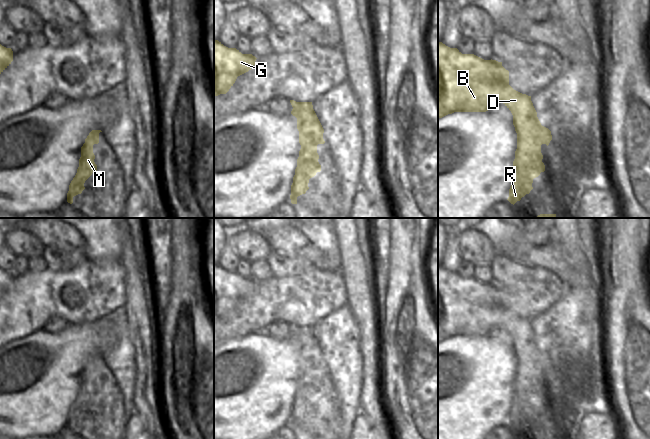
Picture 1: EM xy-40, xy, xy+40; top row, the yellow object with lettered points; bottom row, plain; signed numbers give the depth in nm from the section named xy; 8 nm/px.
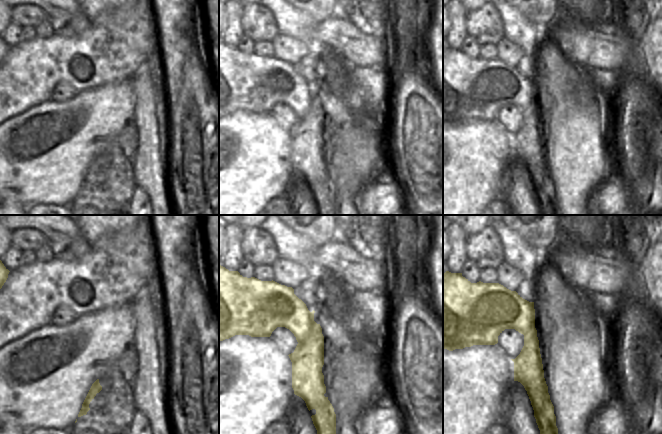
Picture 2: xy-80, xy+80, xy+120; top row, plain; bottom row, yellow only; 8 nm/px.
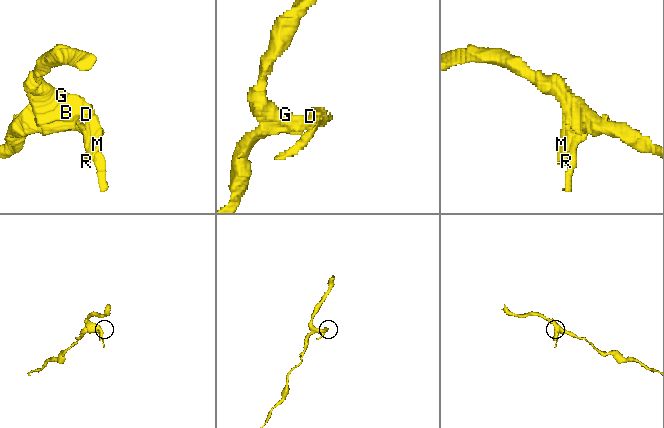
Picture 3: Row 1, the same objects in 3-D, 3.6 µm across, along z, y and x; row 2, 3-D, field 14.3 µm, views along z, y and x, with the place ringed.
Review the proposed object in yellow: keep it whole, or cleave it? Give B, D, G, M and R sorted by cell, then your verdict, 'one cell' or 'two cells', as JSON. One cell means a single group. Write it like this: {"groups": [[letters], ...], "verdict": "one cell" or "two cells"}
{"groups": [["B", "D", "G"], ["M", "R"]], "verdict": "two cells"}

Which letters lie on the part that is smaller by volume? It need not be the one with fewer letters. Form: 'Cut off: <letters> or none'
Cut off: M, R.

